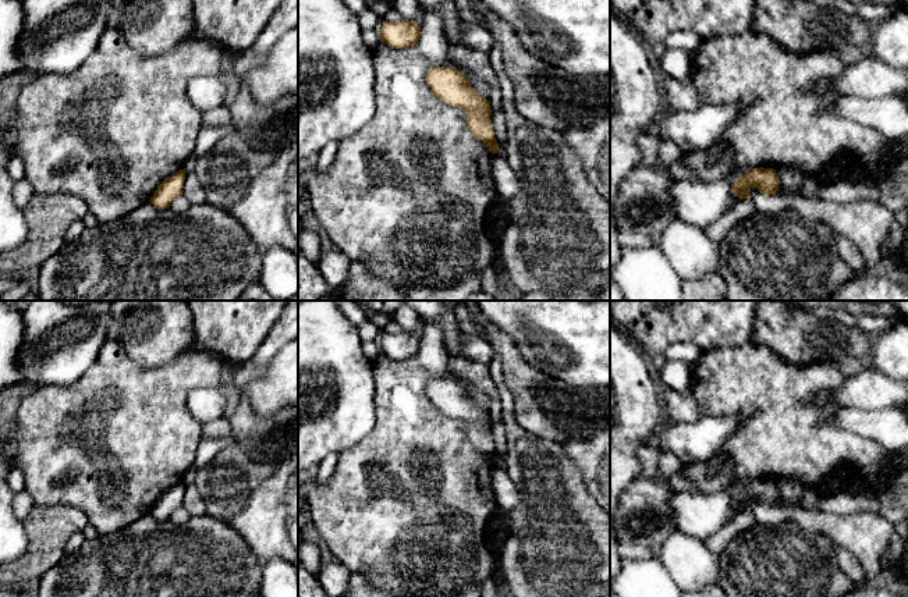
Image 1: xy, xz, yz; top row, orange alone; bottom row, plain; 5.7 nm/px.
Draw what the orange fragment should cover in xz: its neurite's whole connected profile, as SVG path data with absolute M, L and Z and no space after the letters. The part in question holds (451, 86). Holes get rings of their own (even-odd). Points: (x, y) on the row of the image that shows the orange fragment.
M433 67L426 74L426 83L440 100L465 110L472 136L482 141L493 154L499 152L490 120L490 102L472 88L464 74L455 67Z

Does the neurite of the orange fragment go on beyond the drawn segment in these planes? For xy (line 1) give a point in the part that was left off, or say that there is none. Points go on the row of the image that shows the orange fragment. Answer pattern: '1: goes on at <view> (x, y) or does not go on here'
1: does not go on here

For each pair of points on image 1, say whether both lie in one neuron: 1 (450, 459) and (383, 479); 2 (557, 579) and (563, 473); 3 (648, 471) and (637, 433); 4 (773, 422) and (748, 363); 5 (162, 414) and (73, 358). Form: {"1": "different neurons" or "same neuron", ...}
{"1": "same neuron", "2": "same neuron", "3": "different neurons", "4": "same neuron", "5": "different neurons"}

